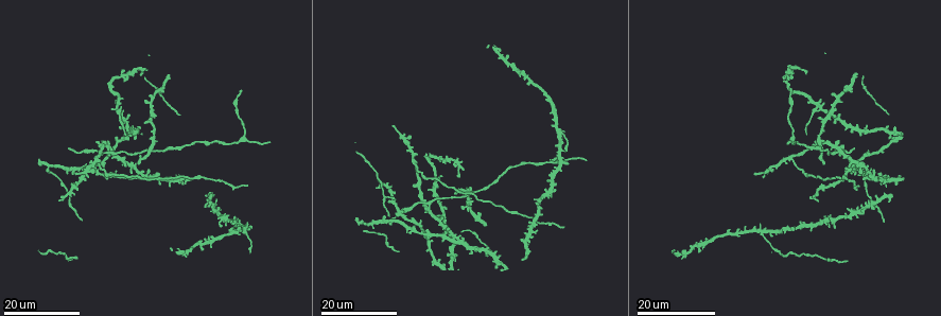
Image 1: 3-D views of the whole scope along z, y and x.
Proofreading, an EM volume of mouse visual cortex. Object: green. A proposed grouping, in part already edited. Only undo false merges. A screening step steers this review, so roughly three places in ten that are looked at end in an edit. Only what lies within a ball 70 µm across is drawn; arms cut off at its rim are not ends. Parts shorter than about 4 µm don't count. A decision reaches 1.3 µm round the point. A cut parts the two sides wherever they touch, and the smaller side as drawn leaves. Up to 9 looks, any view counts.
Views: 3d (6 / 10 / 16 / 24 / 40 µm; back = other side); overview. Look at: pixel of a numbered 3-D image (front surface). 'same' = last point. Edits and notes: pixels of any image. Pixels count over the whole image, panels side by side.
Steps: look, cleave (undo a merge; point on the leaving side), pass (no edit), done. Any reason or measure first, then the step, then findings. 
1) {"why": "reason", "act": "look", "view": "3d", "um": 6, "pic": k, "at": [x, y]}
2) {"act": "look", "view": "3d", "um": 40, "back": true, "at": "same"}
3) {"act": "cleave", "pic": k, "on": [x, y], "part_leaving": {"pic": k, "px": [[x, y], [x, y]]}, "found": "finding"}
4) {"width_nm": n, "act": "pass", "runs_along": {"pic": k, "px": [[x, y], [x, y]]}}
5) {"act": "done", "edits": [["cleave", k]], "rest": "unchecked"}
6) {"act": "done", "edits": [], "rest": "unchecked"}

{"why": "four or more arms meet", "act": "look", "view": "3d", "um": 24, "pic": 1, "at": [430, 206]}

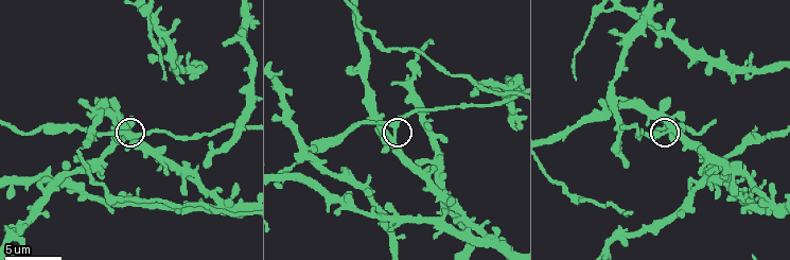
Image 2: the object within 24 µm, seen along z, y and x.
{"act": "look", "view": "3d", "um": 10, "pic": 2, "at": [668, 129]}

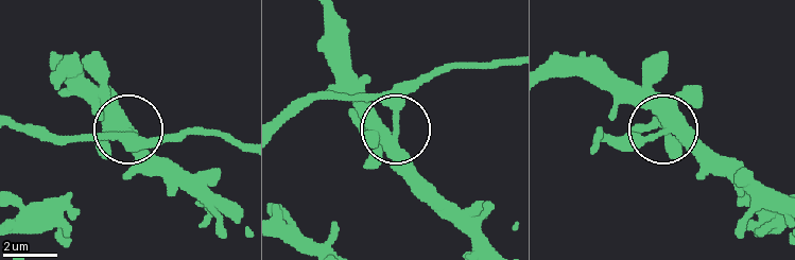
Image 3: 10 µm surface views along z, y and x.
{"arms": 4, "act": "cleave", "pic": 3, "on": [143, 137], "found": "two cells meet here"}

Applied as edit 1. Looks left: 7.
{"act": "look", "view": "overview"}

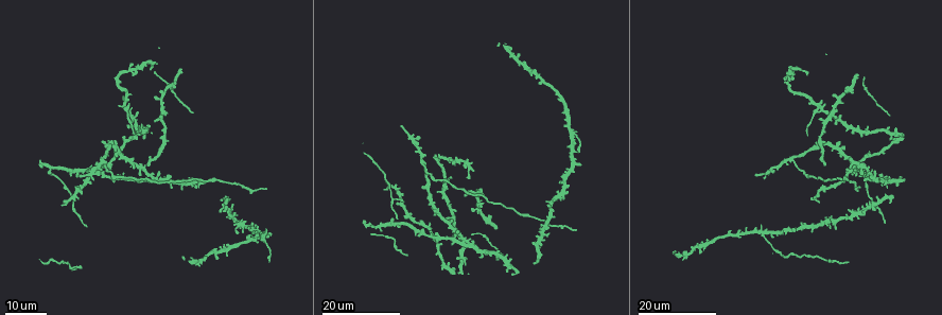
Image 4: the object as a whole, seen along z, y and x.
{"why": "four or more arms meet", "act": "look", "view": "3d", "um": 16, "pic": 4, "at": [416, 222]}

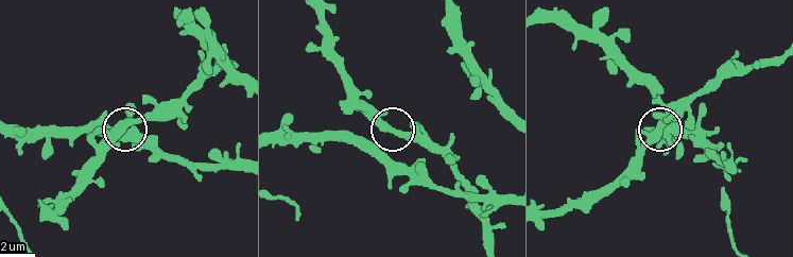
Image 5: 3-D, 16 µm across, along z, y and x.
{"act": "look", "view": "3d", "um": 6, "pic": 5, "at": [387, 126]}

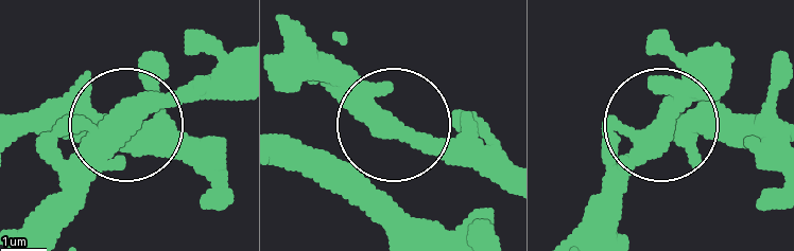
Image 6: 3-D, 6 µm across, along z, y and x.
{"side_arm_um": 43, "act": "pass", "found": "one cell here"}

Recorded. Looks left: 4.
{"why": "a fork", "act": "look", "view": "3d", "um": 6, "pic": 2, "at": [79, 153]}

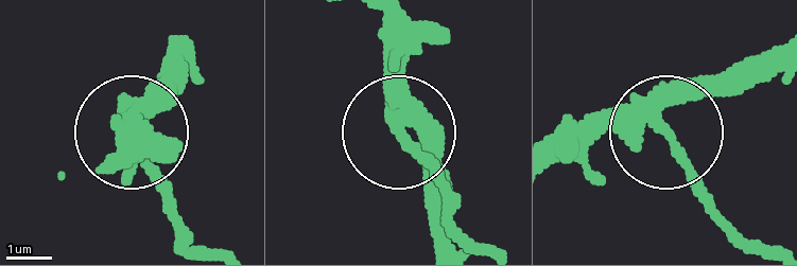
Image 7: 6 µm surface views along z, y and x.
{"width_nm": 320, "act": "cleave", "pic": 7, "on": [409, 149], "part_leaving": {"pic": 7, "px": [[394, 118], [463, 232]]}, "found": "a second cell is stuck on"}

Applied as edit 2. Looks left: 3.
{"why": "redraw", "act": "look", "view": "overview"}

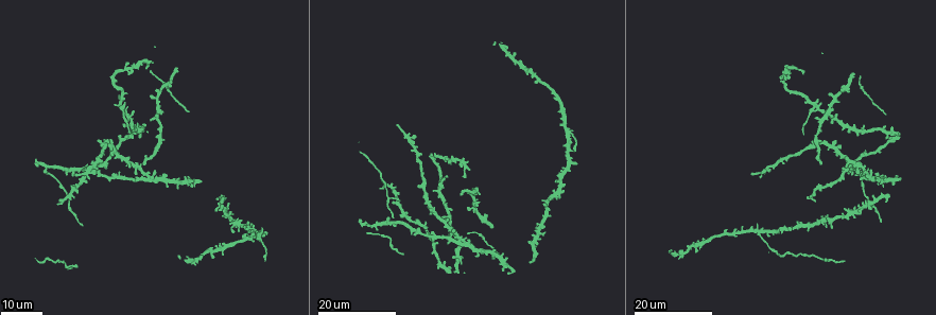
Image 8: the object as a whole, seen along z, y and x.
{"why": "looks like a crossing", "act": "look", "view": "3d", "um": 16, "pic": 8, "at": [817, 109]}

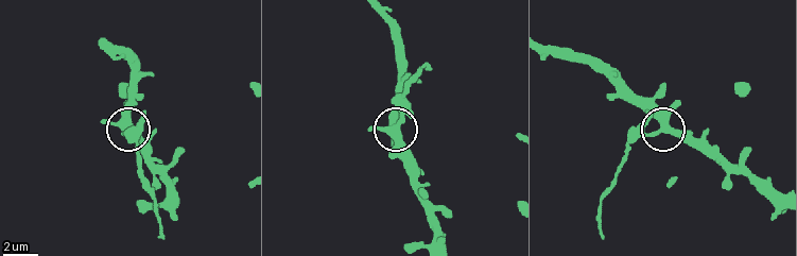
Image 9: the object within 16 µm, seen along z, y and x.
{"act": "look", "view": "3d", "um": 10, "pic": 9, "at": [662, 127]}

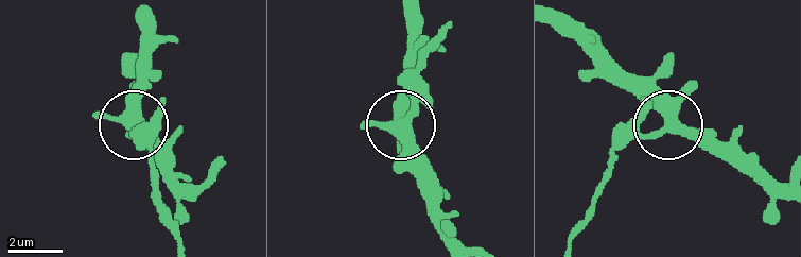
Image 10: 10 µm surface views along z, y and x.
{"act": "cleave", "pic": 10, "on": [140, 149], "part_leaving": {"pic": 10, "px": [[650, 137], [625, 143], [573, 240]]}, "found": "a second cell is stuck on"}

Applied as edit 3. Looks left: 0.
{"act": "done", "edits": [["cleave", 3], ["cleave", 7], ["cleave", 10]], "rest": "unchecked"}

